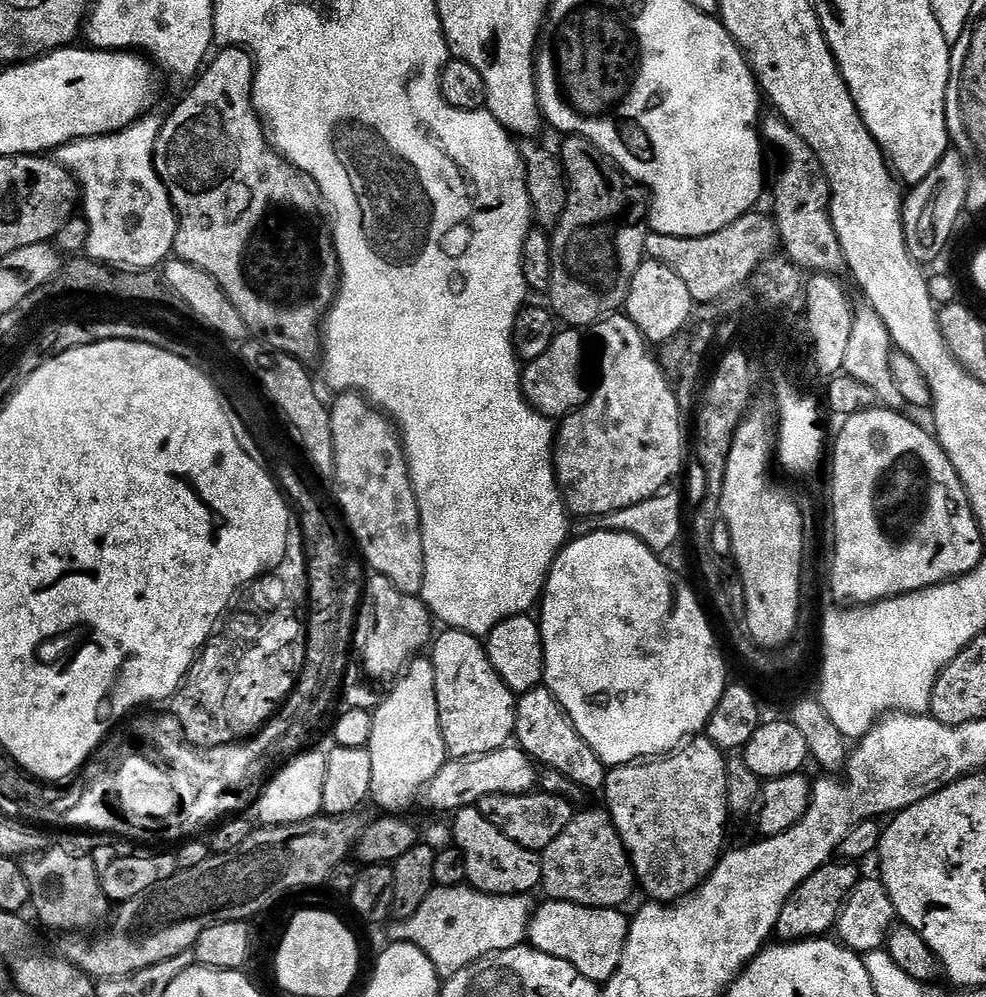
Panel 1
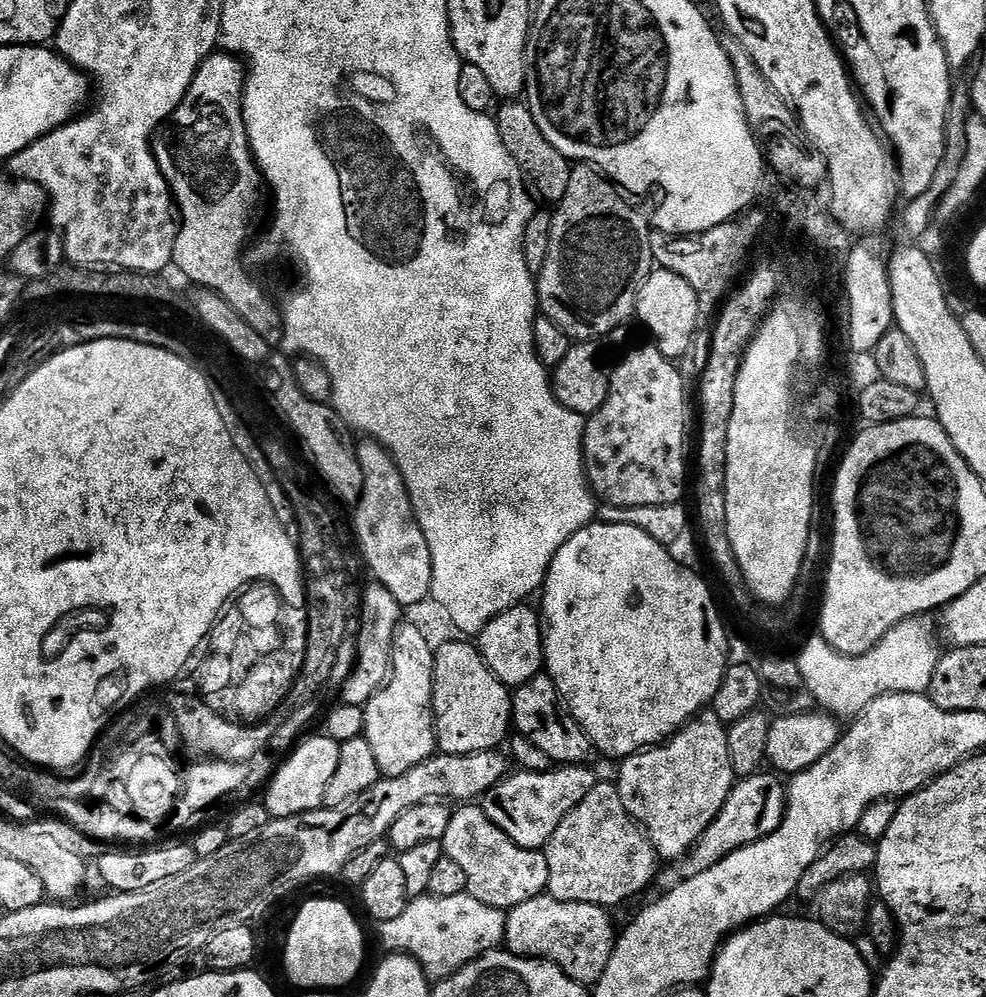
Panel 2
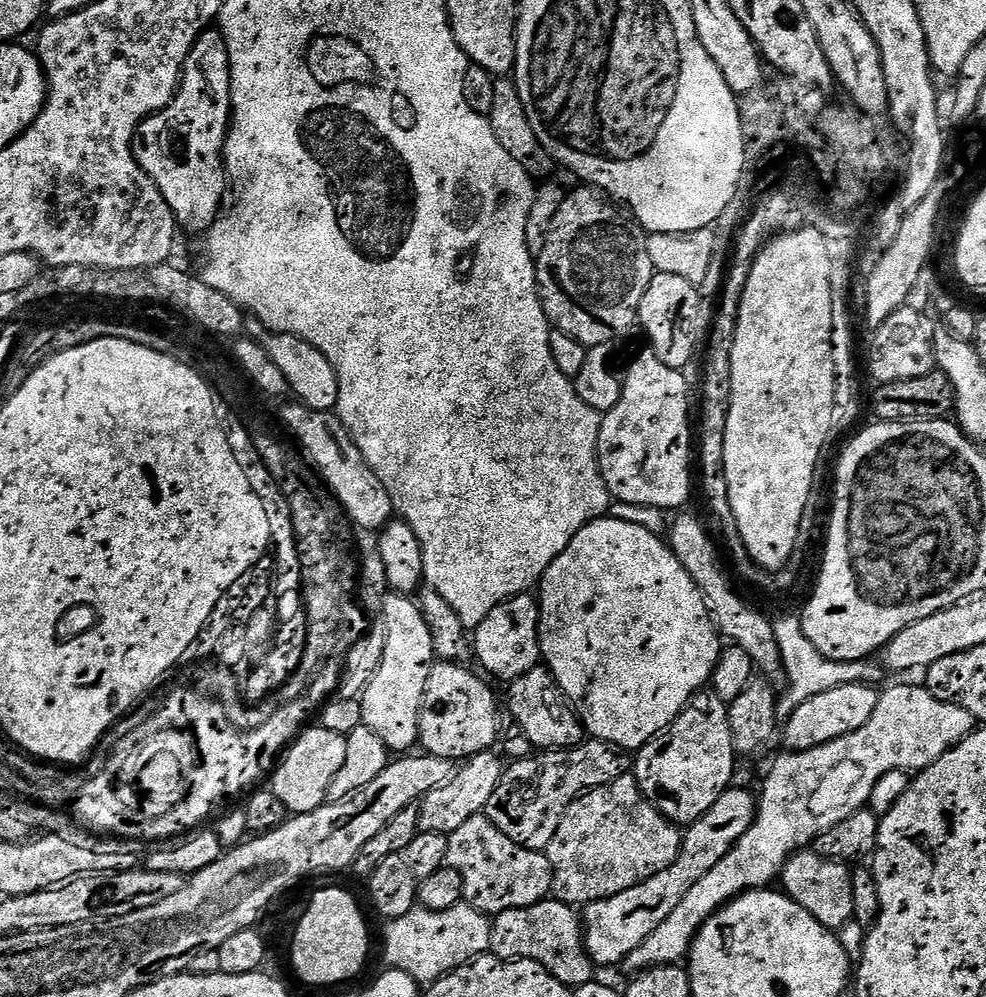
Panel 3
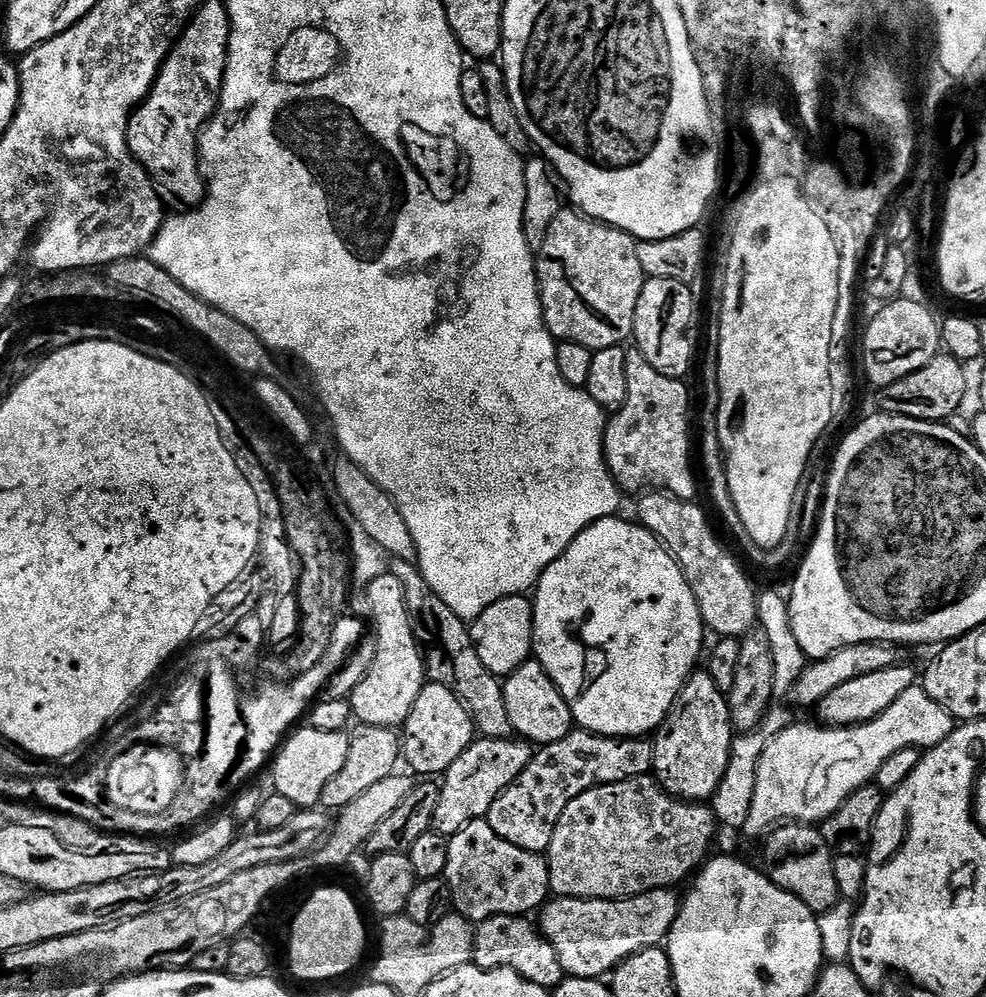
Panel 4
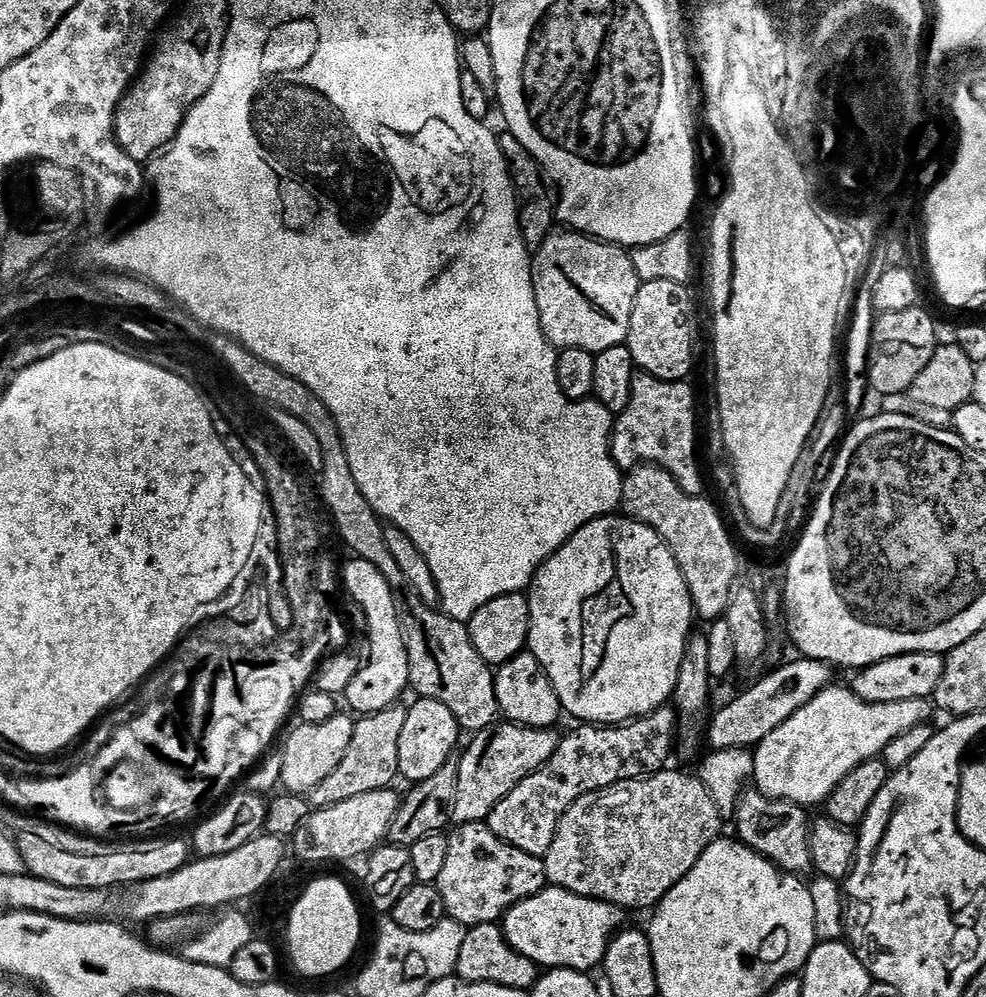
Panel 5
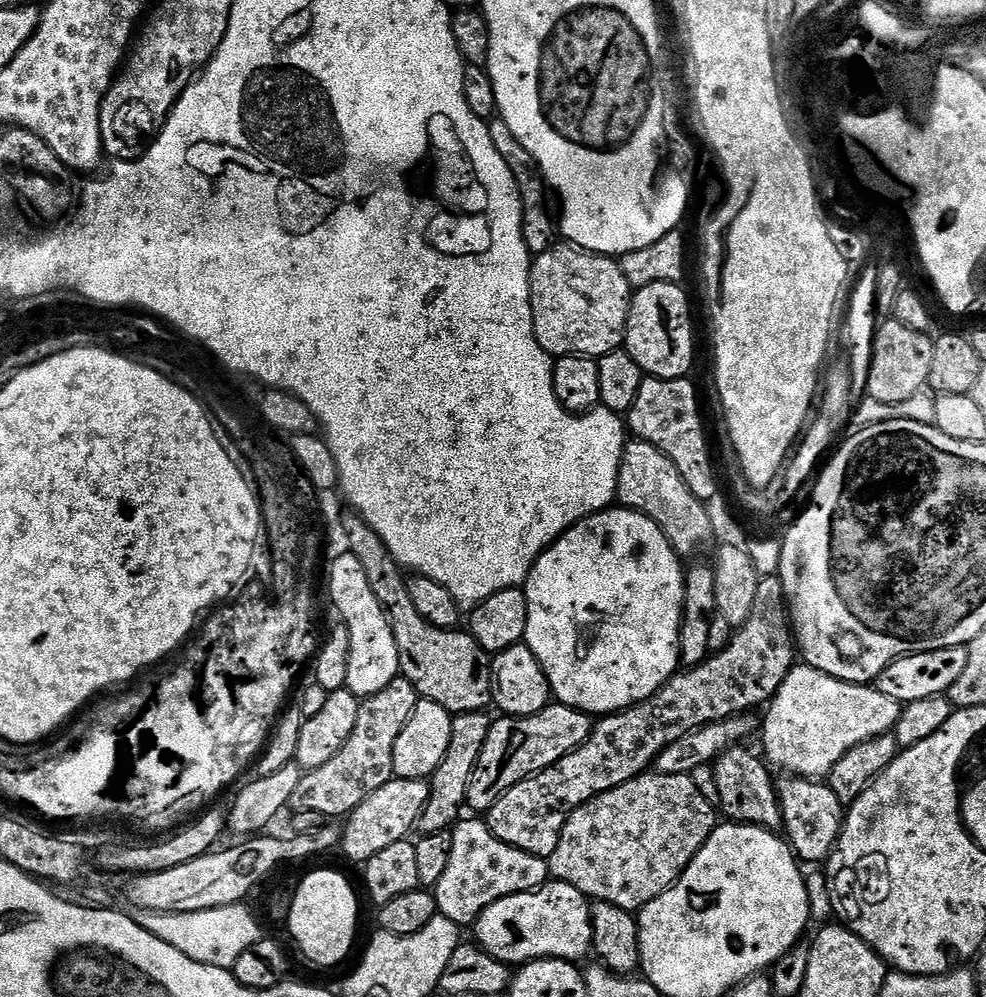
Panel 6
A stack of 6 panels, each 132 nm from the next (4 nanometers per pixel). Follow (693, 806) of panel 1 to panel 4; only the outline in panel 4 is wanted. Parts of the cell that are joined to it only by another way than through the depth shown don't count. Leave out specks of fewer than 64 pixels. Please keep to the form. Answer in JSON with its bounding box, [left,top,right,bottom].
[652,670,734,802]

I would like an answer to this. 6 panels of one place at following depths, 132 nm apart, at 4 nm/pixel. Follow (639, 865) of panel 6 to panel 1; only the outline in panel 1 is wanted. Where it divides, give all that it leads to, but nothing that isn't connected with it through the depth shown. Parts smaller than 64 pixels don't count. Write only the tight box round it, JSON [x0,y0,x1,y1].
[540,807,638,908]

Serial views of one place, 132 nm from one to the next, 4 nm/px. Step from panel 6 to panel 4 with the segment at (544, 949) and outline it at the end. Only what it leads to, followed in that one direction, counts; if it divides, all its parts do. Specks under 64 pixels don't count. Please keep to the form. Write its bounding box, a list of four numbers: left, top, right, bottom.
[539,888,681,980]

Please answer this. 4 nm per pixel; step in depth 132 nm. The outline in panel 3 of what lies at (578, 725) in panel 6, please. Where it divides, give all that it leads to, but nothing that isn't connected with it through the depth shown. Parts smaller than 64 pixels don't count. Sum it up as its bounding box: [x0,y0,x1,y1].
[418,750,505,837]

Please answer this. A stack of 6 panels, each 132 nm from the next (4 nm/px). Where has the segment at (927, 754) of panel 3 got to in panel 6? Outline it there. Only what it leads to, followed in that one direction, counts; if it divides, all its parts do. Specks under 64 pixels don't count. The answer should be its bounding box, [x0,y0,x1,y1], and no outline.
[762,667,901,777]

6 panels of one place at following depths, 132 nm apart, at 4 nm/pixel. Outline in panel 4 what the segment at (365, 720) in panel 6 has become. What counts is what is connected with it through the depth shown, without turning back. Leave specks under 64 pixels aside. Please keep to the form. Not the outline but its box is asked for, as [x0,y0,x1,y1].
[319,723,402,810]

